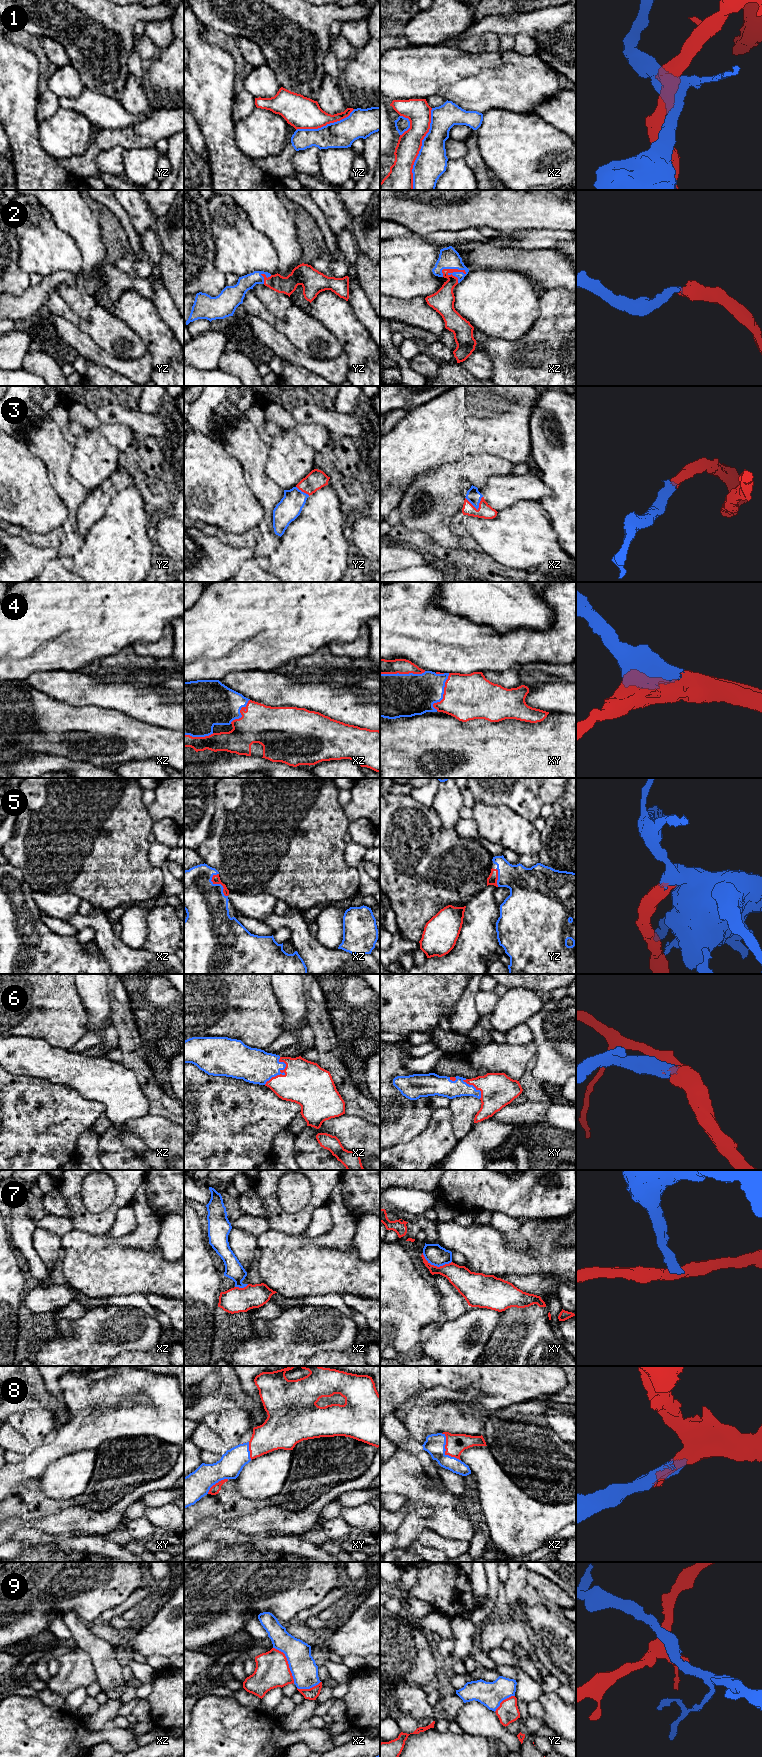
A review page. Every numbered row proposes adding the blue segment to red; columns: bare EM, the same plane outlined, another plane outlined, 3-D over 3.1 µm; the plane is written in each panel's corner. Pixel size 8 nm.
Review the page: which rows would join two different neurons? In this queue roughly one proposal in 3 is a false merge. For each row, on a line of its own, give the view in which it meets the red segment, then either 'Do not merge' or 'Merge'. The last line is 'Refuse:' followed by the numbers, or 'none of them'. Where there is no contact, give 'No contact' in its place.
1: Touches red in xz. Do not merge
2: Touches red in xz. Merge
3: Touches red in xz. Merge
4: Touches red in xy. Merge
5: Touches red in xz. Merge
6: Touches red in xz. Merge
7: Touches red in xy. Do not merge
8: Touches red in xz. Merge
9: Touches red in xz. Do not merge
Refuse: 1, 7, 9

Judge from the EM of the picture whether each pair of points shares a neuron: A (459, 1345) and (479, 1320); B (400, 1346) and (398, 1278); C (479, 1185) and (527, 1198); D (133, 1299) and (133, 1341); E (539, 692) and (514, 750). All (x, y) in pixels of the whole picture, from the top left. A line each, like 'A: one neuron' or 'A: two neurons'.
A: one neuron
B: one neuron
C: one neuron
D: two neurons
E: two neurons

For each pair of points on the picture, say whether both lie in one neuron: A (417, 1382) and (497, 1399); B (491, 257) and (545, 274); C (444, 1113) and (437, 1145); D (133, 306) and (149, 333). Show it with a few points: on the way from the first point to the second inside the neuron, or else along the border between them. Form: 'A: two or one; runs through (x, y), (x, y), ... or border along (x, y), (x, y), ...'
A: one; runs through (437, 1377), (476, 1377), (478, 1379)
B: one; runs through (504, 258), (532, 263)
C: one; runs through (442, 1121), (439, 1137)
D: one; runs through (138, 313), (149, 326)

